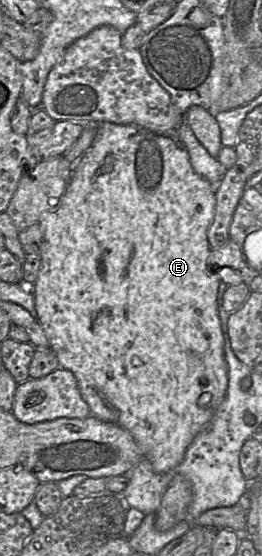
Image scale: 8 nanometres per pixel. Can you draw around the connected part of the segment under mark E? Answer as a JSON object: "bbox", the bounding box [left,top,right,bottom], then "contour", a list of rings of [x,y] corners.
{"bbox":[32,122,228,473],"contour":[[[103,122],[95,125],[97,125],[97,128],[94,141],[91,147],[74,164],[72,164],[71,177],[61,201],[57,206],[58,208],[53,211],[42,213],[39,219],[43,236],[40,251],[41,267],[37,280],[32,286],[32,292],[35,297],[37,320],[39,321],[48,339],[50,348],[57,356],[60,367],[70,370],[75,375],[81,396],[88,404],[91,415],[100,420],[118,424],[128,430],[140,450],[142,459],[148,460],[152,464],[155,472],[166,473],[176,468],[183,461],[186,450],[192,443],[193,439],[207,427],[217,408],[223,402],[228,387],[228,366],[225,360],[224,338],[219,312],[217,309],[218,288],[222,281],[209,263],[209,254],[211,249],[207,238],[208,228],[213,222],[215,216],[215,186],[194,171],[190,163],[186,146],[180,140],[177,129],[150,130],[136,124],[117,124],[111,122]]]}

